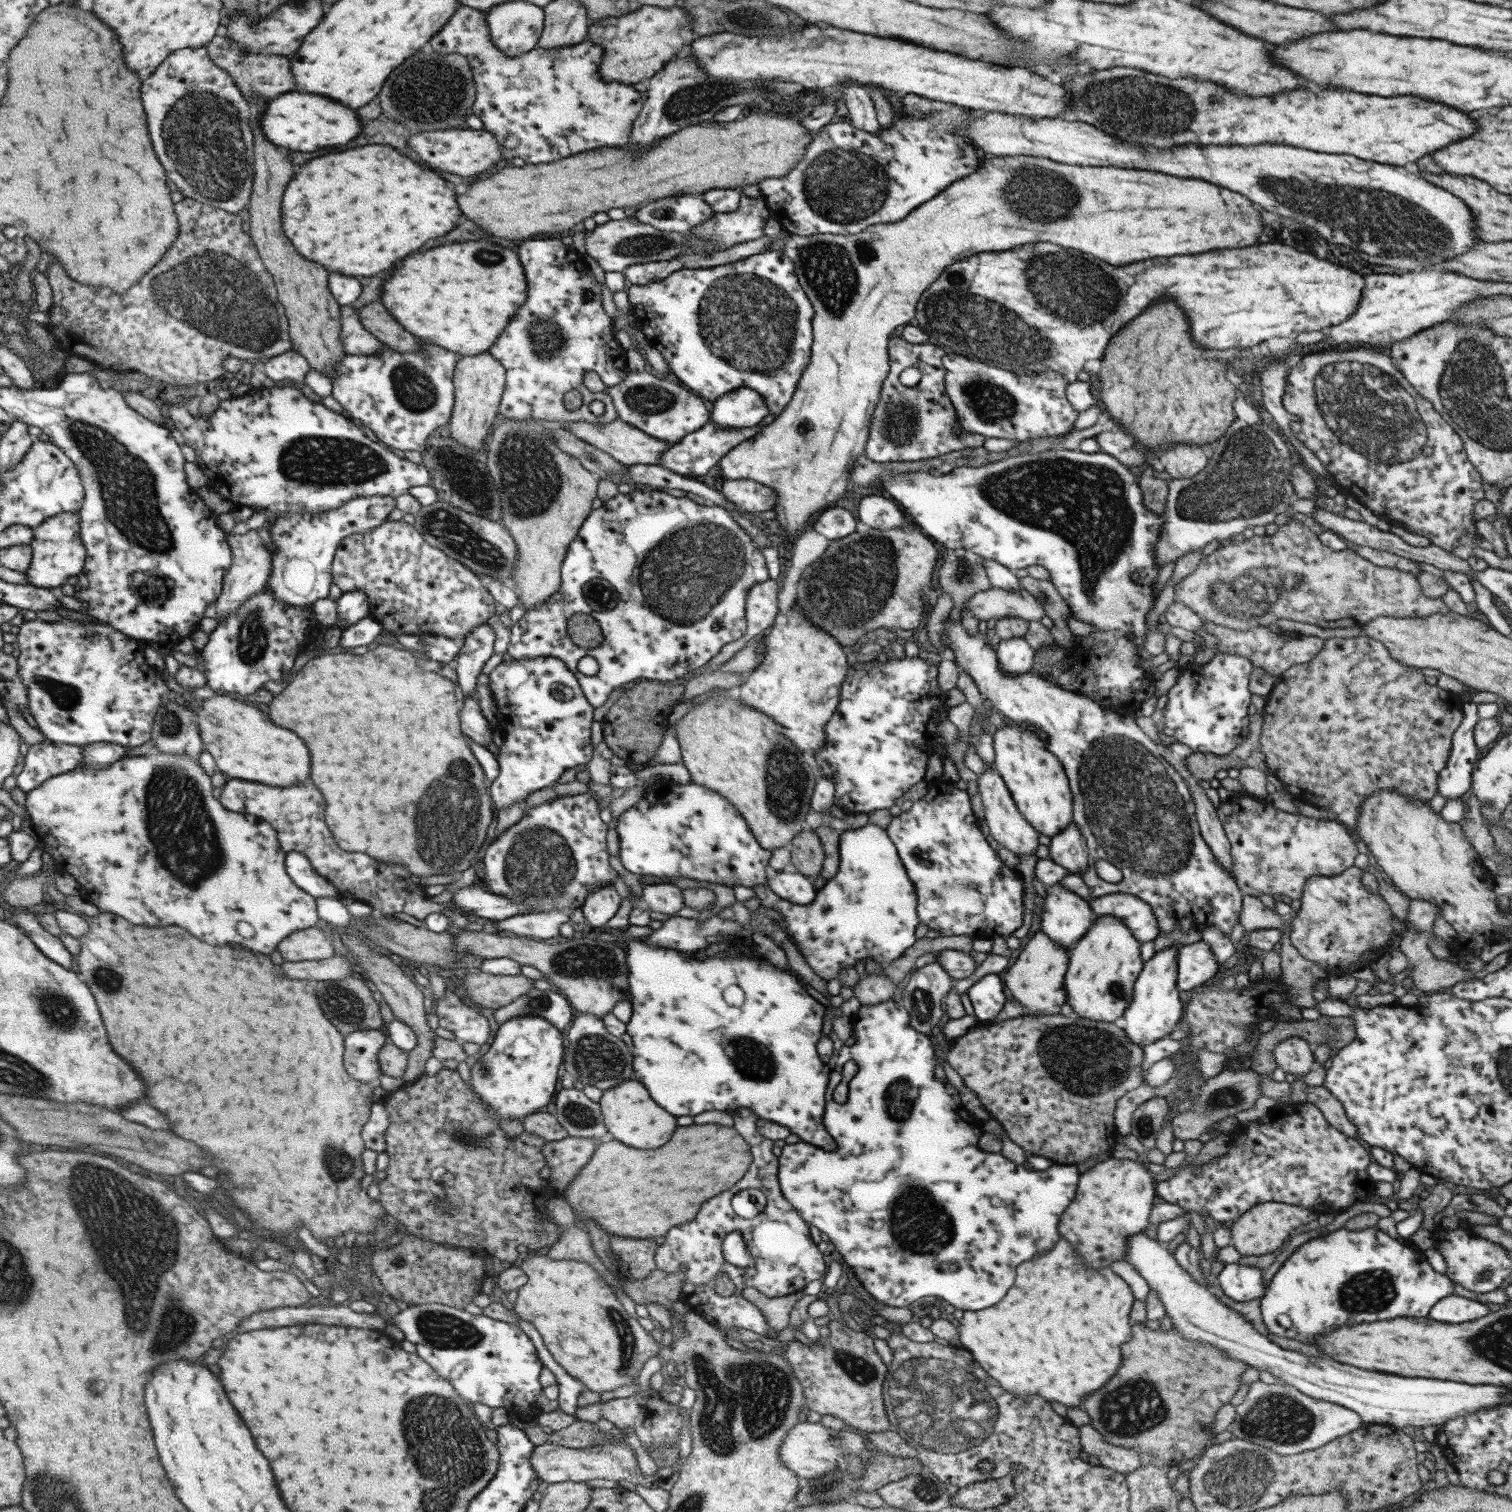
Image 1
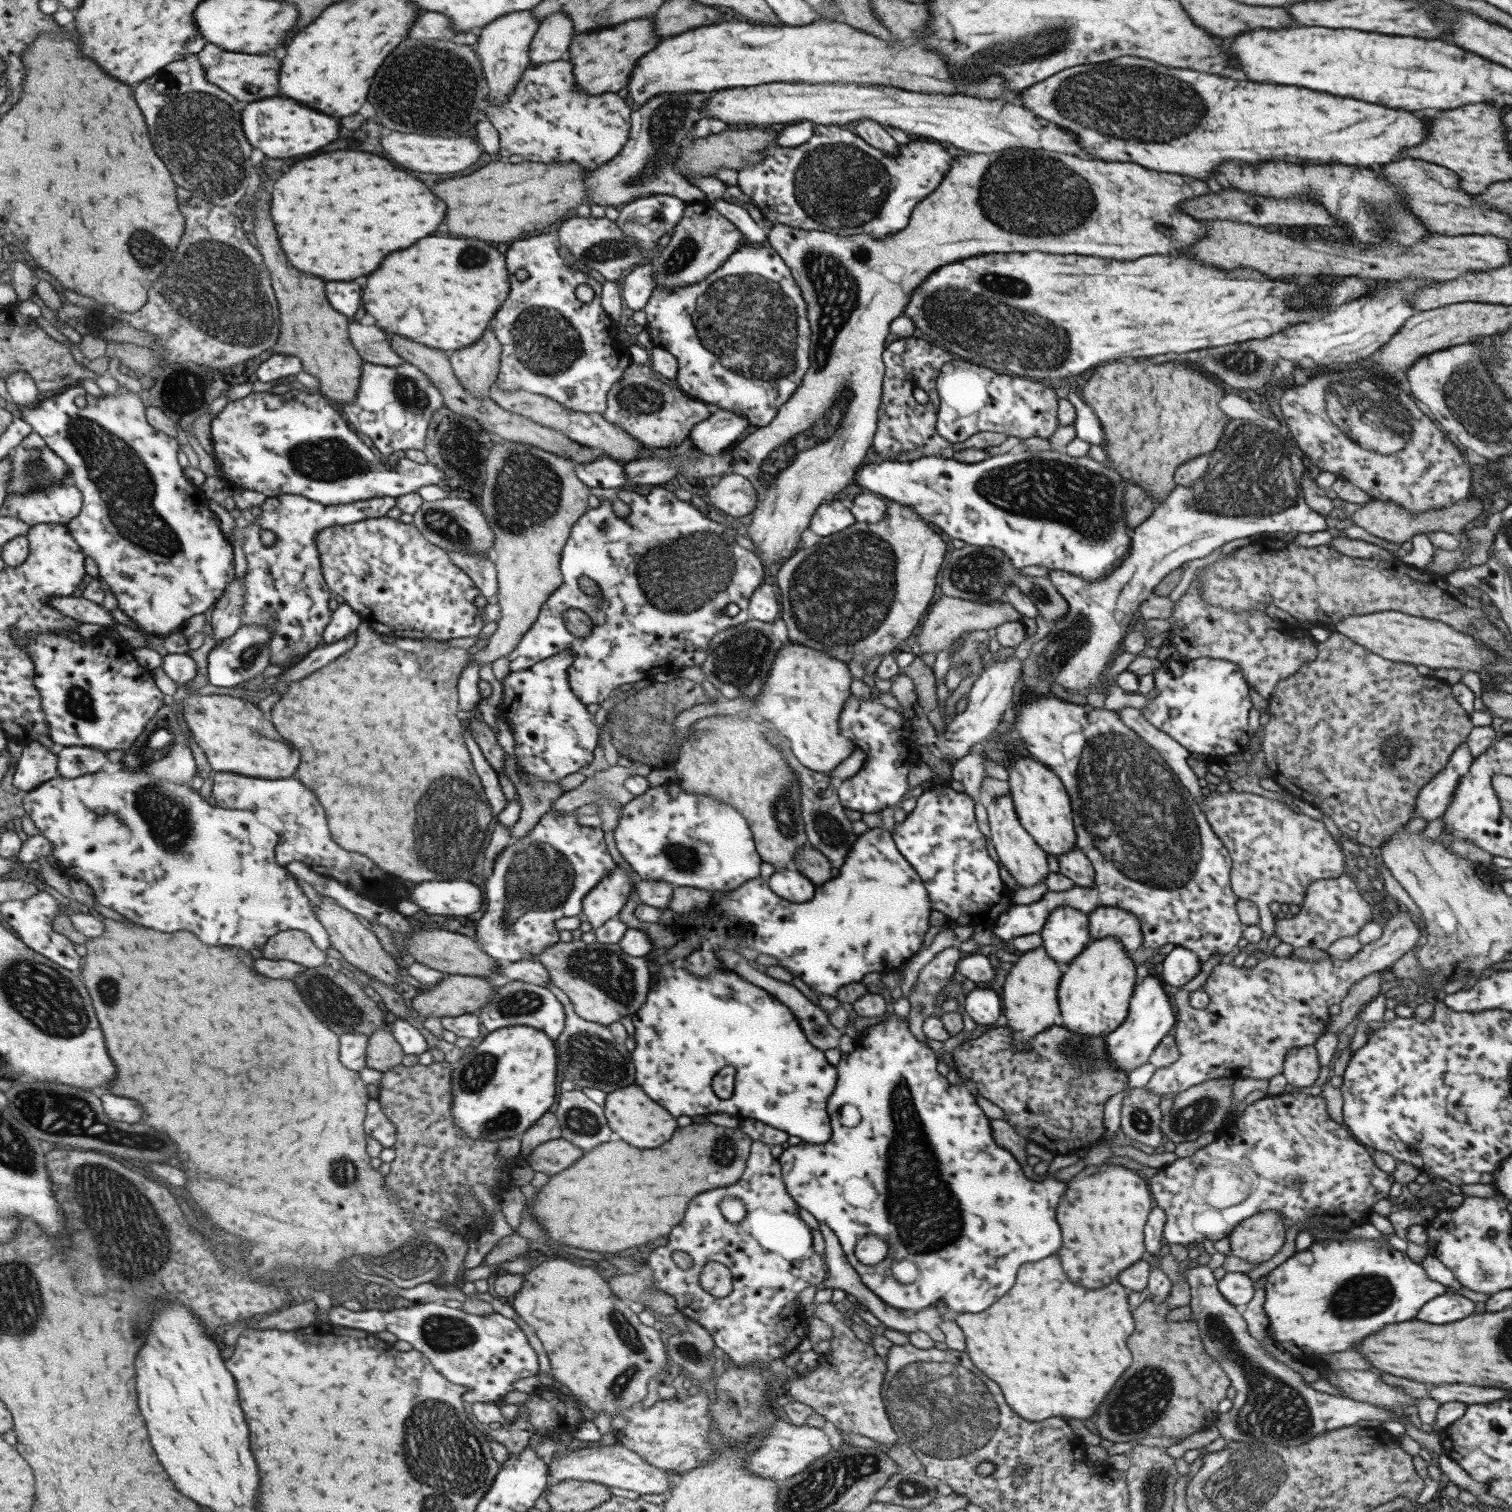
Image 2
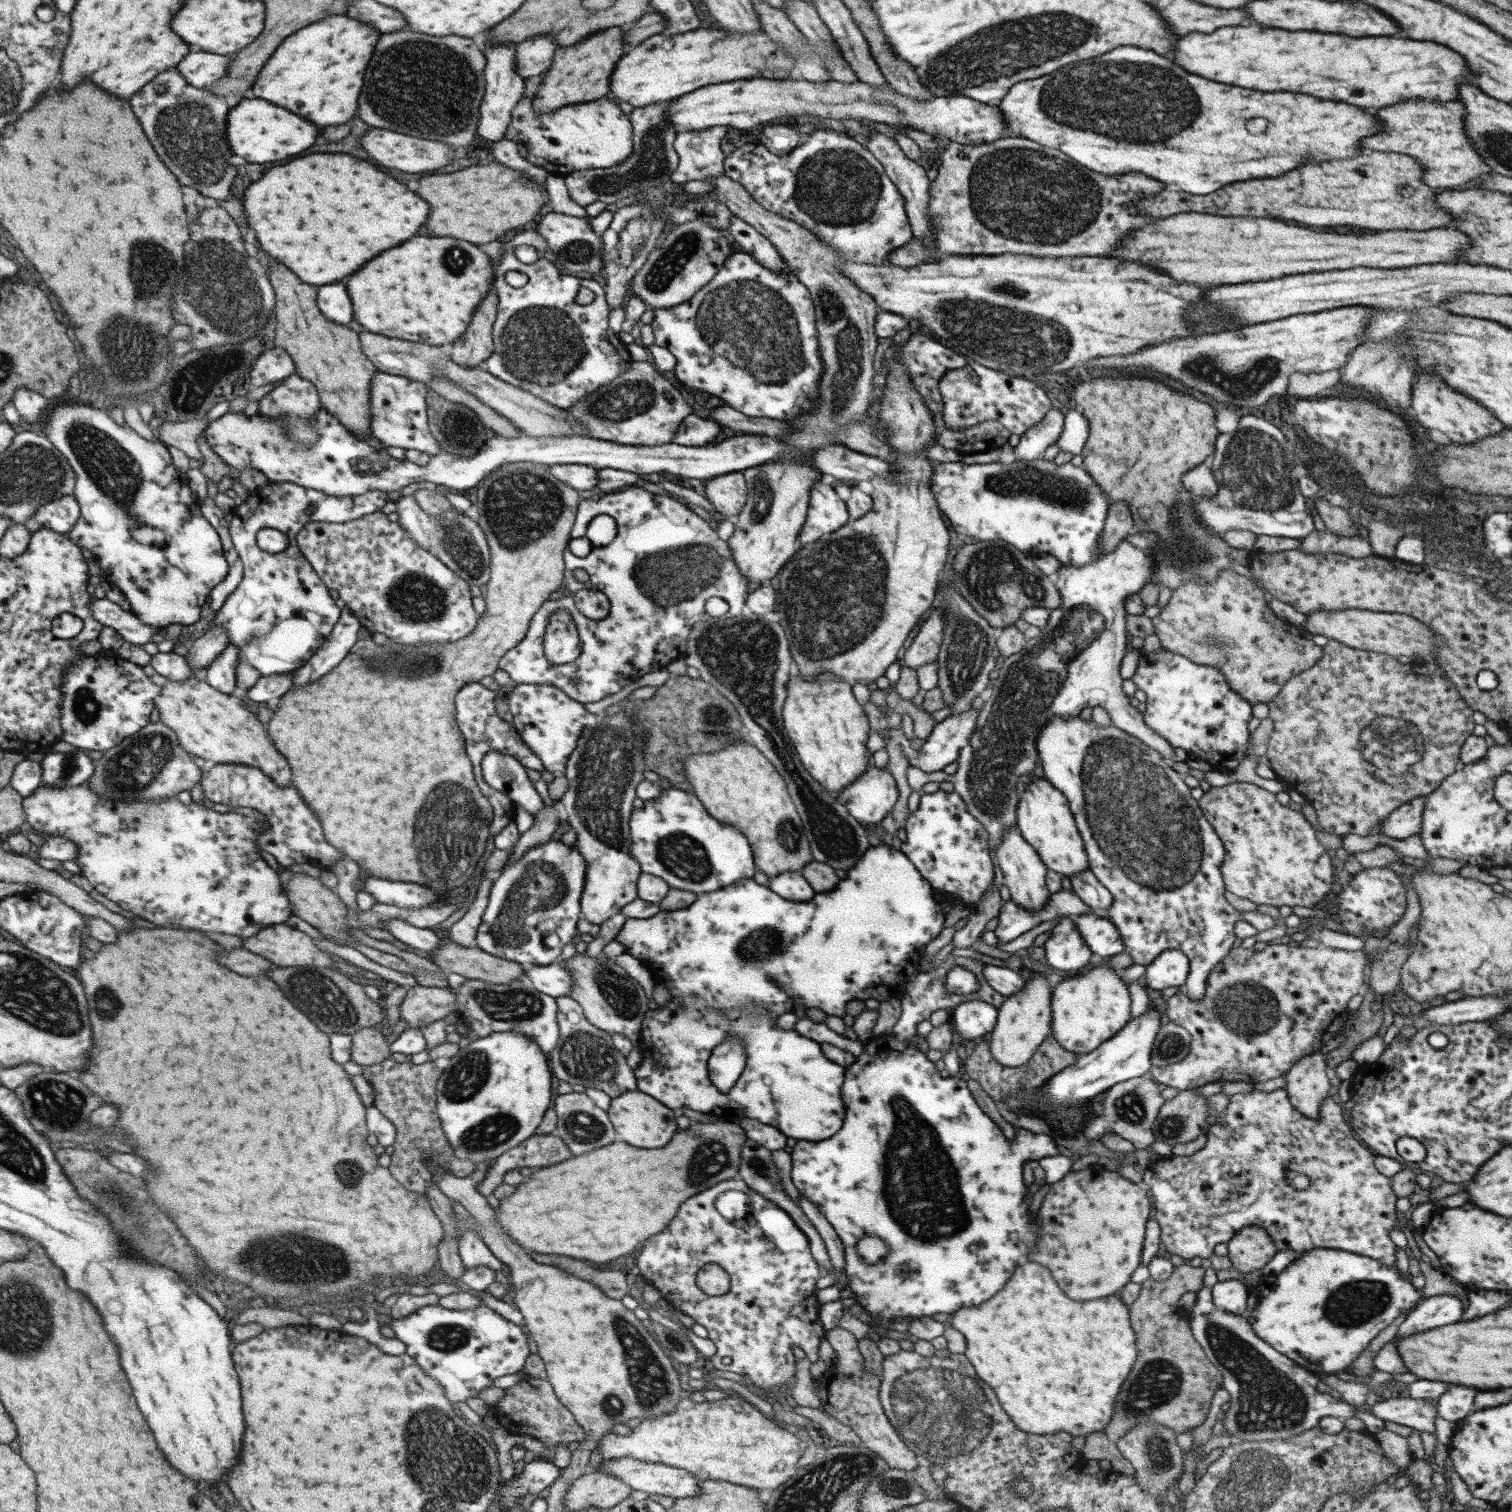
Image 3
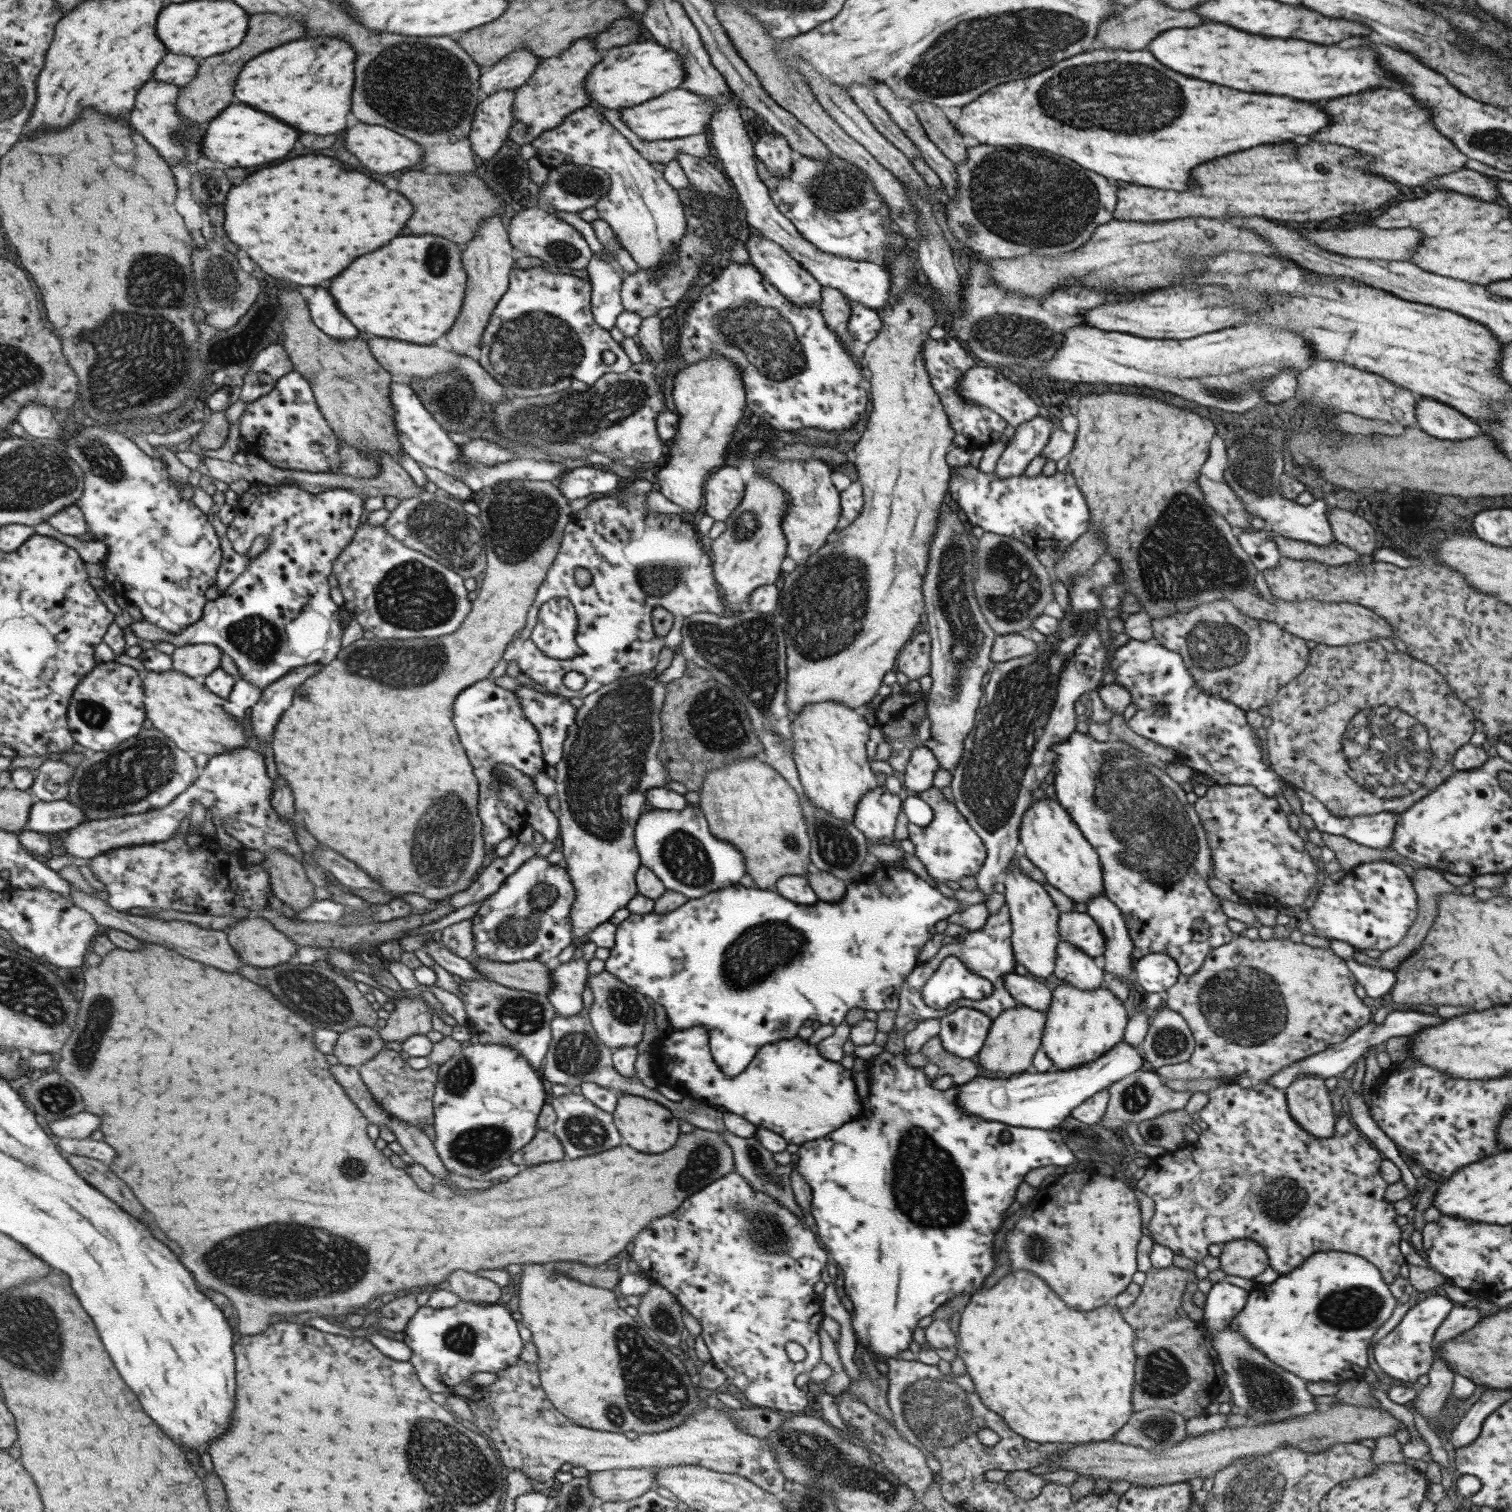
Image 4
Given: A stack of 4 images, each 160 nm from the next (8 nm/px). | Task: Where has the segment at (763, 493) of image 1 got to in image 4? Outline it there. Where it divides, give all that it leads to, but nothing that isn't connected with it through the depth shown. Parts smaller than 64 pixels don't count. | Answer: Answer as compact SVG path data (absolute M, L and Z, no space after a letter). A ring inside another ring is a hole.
M725 466L711 473L704 482L705 512L714 521L724 521L740 503L744 493L741 471Z

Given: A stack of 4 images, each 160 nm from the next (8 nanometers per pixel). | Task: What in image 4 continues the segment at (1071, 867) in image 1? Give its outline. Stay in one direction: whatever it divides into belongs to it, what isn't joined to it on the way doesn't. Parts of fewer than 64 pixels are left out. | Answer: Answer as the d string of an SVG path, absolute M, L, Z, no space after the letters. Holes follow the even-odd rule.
M1103 894L1089 897L1085 913L1095 921L1106 940L1104 971L1125 983L1128 989L1139 991L1139 985L1134 979L1134 963L1130 959L1132 942L1121 911Z

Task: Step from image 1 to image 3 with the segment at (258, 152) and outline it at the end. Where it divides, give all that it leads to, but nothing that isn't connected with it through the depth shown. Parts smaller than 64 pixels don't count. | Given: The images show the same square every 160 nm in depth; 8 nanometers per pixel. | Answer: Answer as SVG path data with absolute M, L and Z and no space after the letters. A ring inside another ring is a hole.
M275 258L269 260L273 264L271 282L275 284L277 292L275 316L279 318L275 346L284 348L293 357L297 367L296 374L314 384L321 406L327 412L332 412L344 427L352 428L351 432L360 432L361 435L368 437L369 382L373 380L373 374L377 369L362 352L361 338L347 326L327 320L315 304L317 296L315 286L303 284L301 278L293 270L283 266L279 260Z

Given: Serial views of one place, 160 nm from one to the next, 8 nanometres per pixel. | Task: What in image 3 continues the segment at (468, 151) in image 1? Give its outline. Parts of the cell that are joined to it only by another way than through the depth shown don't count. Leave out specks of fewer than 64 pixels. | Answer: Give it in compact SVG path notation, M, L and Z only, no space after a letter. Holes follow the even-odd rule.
M373 128L369 130L363 138L361 138L361 146L367 150L367 154L385 168L395 168L401 172L427 172L427 170L437 170L449 164L449 160L453 158L453 150L445 143L433 142L433 140L425 140L422 138L411 138L411 136L401 136L397 132L387 132L387 130L379 130Z

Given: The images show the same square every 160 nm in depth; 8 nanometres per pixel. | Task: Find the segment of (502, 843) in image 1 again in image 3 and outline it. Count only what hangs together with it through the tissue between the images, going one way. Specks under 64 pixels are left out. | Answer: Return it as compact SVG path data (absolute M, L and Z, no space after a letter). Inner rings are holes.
M552 837L545 844L533 846L514 863L507 863L500 869L489 887L488 901L485 905L481 922L476 930L476 947L497 958L520 963L524 967L532 965L547 965L553 963L561 952L561 947L567 944L575 934L577 919L580 914L580 896L586 876L586 862L575 845L565 846L560 840ZM553 932L559 940L552 948L543 943L543 936Z

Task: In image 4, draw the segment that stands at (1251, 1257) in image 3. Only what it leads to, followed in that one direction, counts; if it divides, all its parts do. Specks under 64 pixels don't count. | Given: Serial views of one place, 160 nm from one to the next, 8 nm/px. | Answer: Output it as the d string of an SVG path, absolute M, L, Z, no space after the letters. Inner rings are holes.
M1233 1239L1223 1243L1218 1256L1219 1269L1231 1276L1253 1278L1268 1264L1264 1248L1251 1239Z

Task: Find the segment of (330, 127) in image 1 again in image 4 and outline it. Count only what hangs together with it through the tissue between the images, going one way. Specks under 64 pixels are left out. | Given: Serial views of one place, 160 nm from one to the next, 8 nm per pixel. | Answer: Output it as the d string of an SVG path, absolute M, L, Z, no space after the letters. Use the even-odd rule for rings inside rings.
M235 102L217 120L211 122L211 128L207 130L207 140L203 146L207 148L209 160L223 162L229 166L235 164L241 168L249 168L249 166L261 166L261 164L285 158L295 148L297 140L299 140L297 128L281 122L279 118L267 112L259 112L249 104Z

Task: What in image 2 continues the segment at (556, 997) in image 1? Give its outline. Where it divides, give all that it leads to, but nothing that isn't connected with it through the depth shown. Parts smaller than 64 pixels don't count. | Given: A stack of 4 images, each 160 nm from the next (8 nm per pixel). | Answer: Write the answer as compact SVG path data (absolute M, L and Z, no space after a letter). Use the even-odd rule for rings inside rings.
M513 980L495 989L489 1002L475 1014L479 1017L481 1026L485 1026L488 1032L508 1026L525 1025L538 1028L552 1041L559 1036L565 1022L563 1006L548 989L519 980Z

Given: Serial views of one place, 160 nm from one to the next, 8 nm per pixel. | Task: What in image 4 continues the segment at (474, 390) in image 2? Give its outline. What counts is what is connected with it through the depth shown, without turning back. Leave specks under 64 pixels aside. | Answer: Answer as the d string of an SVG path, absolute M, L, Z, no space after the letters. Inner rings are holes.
M487 218L483 224L479 224L473 240L465 244L463 250L463 270L467 272L467 284L465 284L465 298L463 308L453 324L453 328L447 332L447 342L451 350L457 355L463 355L469 348L480 346L483 328L489 320L492 310L498 303L508 287L509 273L513 267L513 247L509 243L507 232L499 218Z

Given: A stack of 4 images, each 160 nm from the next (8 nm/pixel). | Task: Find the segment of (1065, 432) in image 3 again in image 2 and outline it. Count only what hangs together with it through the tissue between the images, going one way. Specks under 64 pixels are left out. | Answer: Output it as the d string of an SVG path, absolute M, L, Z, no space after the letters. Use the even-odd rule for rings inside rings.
M1071 386L1069 390L1069 396L1065 396L1070 402L1071 406L1075 408L1075 418L1072 425L1075 429L1075 436L1083 442L1096 444L1101 446L1103 444L1103 432L1101 432L1101 426L1099 426L1099 420L1095 418L1095 413L1091 410L1090 406L1087 406L1081 398L1079 392L1075 392L1077 387Z

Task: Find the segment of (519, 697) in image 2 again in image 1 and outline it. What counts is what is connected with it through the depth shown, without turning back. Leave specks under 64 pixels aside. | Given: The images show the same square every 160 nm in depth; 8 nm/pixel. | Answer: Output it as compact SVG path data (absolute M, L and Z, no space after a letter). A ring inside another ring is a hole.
M554 656L501 661L488 674L489 690L499 717L508 718L502 744L492 748L499 773L488 786L496 810L545 788L569 768L592 757L592 711L579 683L565 663Z

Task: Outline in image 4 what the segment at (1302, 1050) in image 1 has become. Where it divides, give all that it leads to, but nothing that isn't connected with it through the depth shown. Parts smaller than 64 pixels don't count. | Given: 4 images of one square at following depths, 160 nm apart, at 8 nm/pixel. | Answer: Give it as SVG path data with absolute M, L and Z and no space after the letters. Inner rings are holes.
M1299 1074L1287 1086L1284 1097L1291 1120L1304 1131L1319 1138L1332 1135L1335 1115L1323 1079L1313 1074Z

